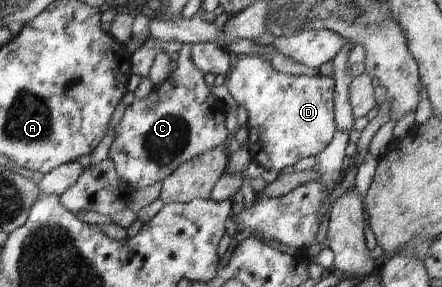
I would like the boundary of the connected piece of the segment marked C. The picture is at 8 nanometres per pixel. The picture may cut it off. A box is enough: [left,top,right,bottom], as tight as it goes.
[108,44,229,191]

